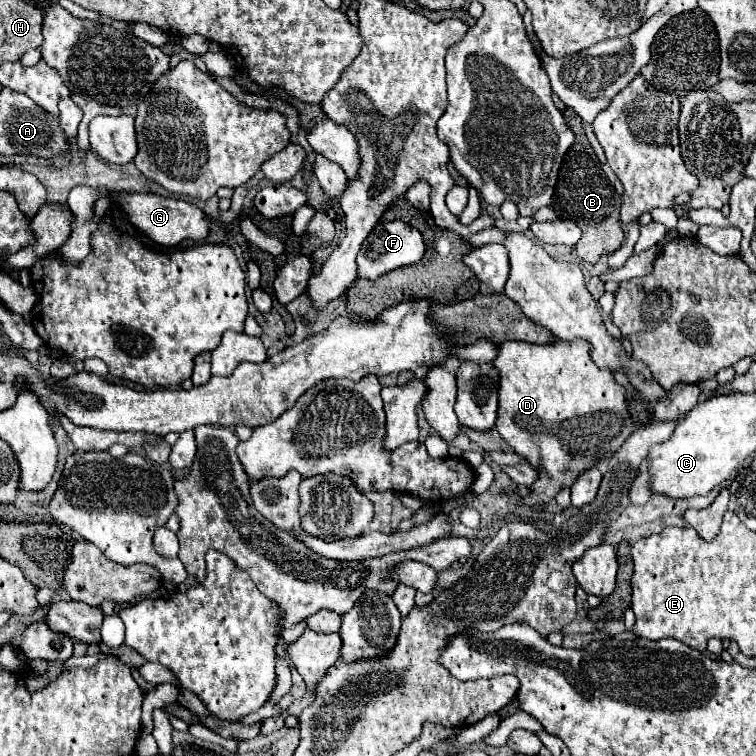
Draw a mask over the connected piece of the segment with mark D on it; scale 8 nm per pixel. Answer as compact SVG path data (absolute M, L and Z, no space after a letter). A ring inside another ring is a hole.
M503 341L499 347L497 347L497 357L493 359L493 367L499 369L499 409L497 409L497 425L495 429L499 431L499 435L523 457L527 457L527 461L531 461L531 465L541 473L539 475L539 481L535 481L529 489L533 491L531 497L525 497L525 503L527 505L533 505L535 509L545 509L547 503L551 499L555 499L555 495L559 493L561 487L569 487L573 485L573 481L577 479L577 475L581 475L585 469L589 469L595 461L603 459L607 453L611 451L617 451L623 441L631 435L633 431L633 421L629 417L629 411L627 411L627 403L625 403L625 389L619 387L613 379L613 373L607 371L607 369L599 369L591 357L589 357L589 347L587 343L563 343L563 341L557 341L555 345L533 345L533 343L525 343L525 341ZM523 427L543 427L541 431L529 431L529 429L523 429Z

